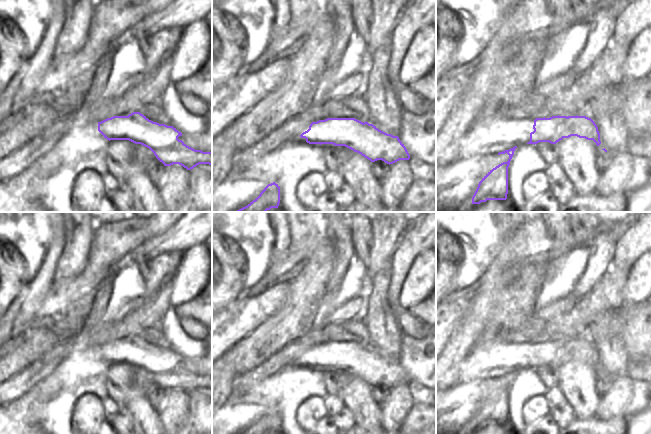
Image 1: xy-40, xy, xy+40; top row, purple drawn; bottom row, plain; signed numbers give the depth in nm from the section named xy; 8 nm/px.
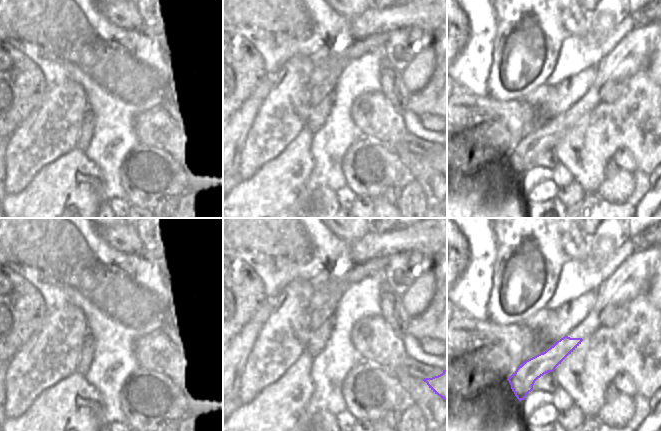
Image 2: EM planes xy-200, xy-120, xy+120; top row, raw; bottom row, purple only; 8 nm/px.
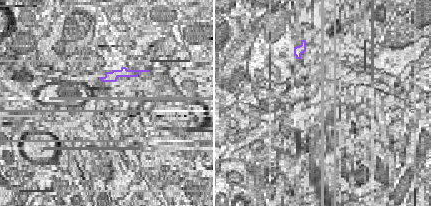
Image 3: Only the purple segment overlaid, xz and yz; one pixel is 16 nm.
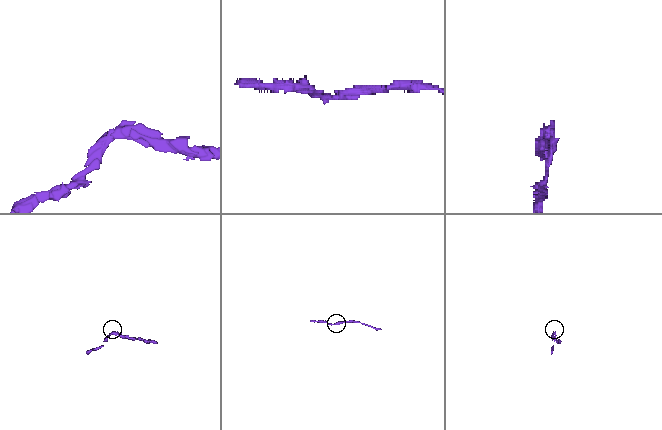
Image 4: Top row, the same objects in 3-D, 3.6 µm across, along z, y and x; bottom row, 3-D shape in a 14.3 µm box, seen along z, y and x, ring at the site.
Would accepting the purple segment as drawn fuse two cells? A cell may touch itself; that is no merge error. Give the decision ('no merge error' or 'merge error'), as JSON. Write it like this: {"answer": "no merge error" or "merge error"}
{"answer": "merge error"}

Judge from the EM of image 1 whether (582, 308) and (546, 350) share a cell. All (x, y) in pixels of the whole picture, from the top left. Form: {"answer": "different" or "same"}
{"answer": "same"}

